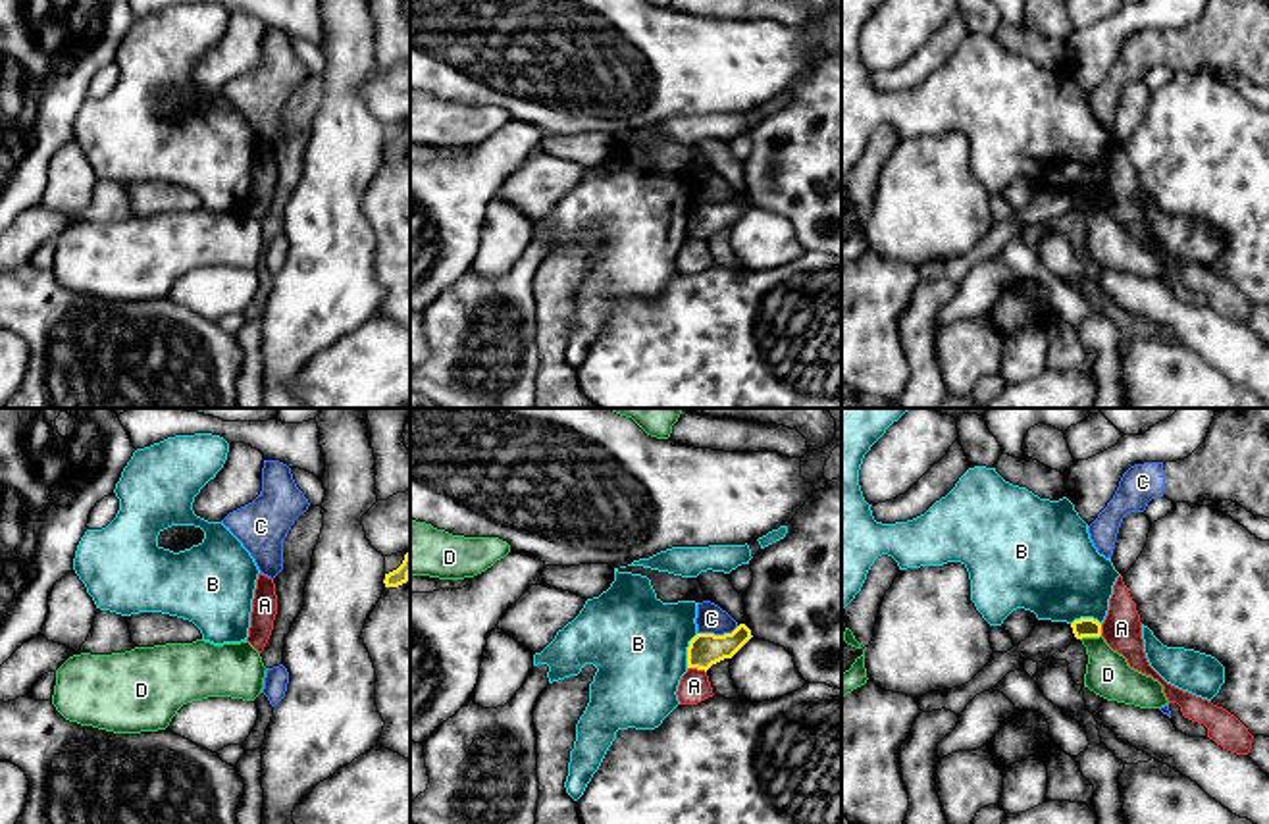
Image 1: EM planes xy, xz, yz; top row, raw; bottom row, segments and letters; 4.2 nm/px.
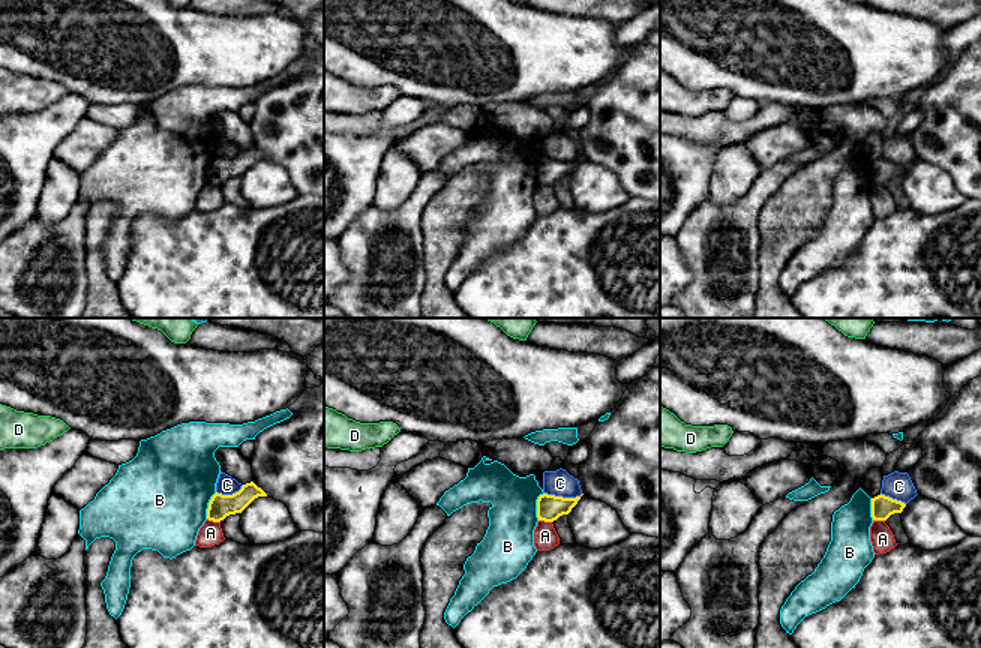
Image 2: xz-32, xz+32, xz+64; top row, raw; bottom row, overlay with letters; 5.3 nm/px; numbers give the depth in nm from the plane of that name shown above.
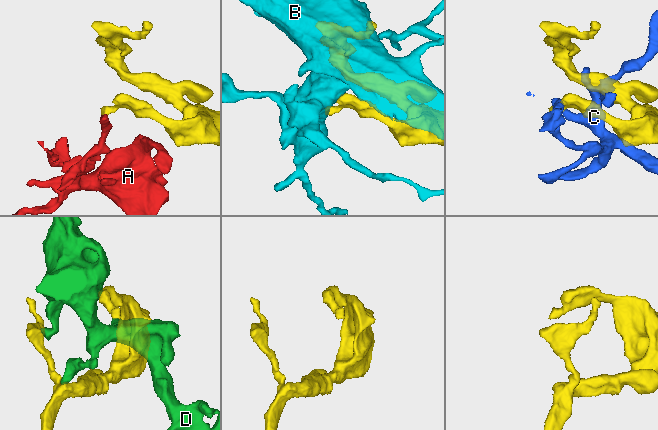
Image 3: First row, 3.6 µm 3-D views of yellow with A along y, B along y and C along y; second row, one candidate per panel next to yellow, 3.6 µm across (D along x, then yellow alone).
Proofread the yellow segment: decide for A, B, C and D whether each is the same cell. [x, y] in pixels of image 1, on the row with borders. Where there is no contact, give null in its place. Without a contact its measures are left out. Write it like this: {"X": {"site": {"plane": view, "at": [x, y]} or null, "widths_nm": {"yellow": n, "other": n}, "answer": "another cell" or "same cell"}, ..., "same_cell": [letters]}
{"A": {"site": {"plane": "xz", "at": [698, 669]}, "widths_nm": {"yellow": 140, "other": 130}, "answer": "another cell"}, "B": {"site": {"plane": "xz", "at": [688, 651]}, "widths_nm": {"yellow": 140, "other": 400}, "answer": "another cell"}, "C": {"site": {"plane": "xz", "at": [717, 636]}, "widths_nm": {"yellow": 140, "other": 120}, "answer": "another cell"}, "D": {"site": {"plane": "yz", "at": [1090, 636]}, "widths_nm": {"yellow": 80, "other": 190}, "answer": "another cell"}, "same_cell": []}

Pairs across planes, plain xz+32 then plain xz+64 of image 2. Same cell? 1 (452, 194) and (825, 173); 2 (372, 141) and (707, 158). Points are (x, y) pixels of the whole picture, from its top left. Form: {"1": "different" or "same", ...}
{"1": "same", "2": "same"}

